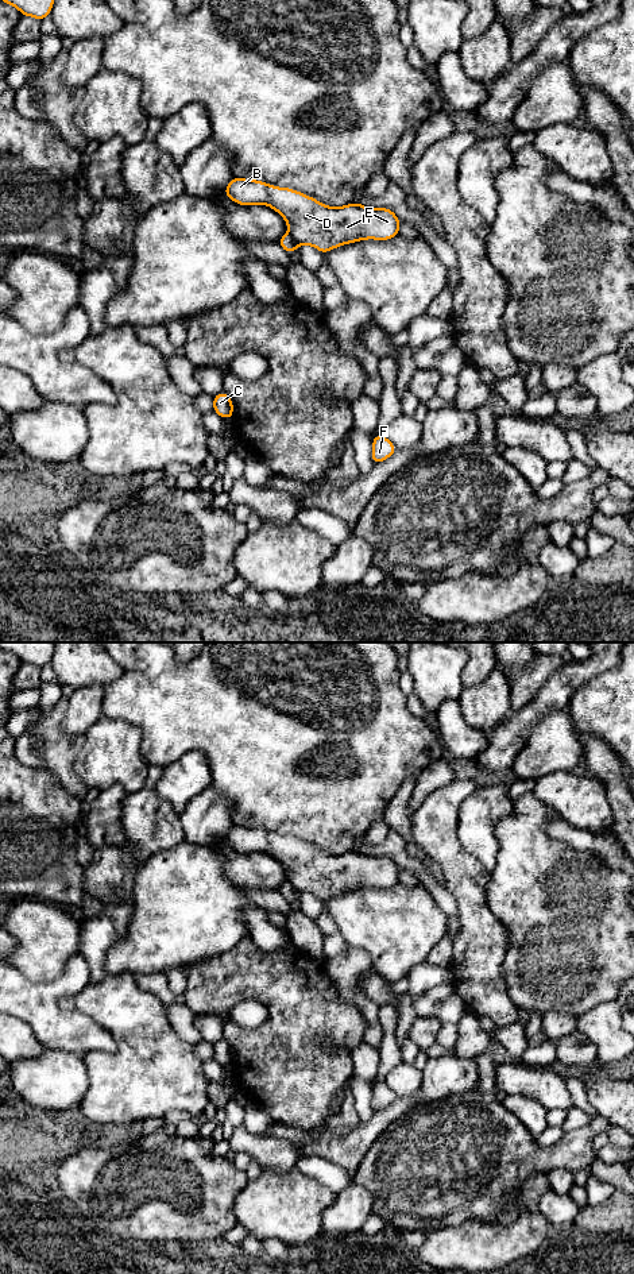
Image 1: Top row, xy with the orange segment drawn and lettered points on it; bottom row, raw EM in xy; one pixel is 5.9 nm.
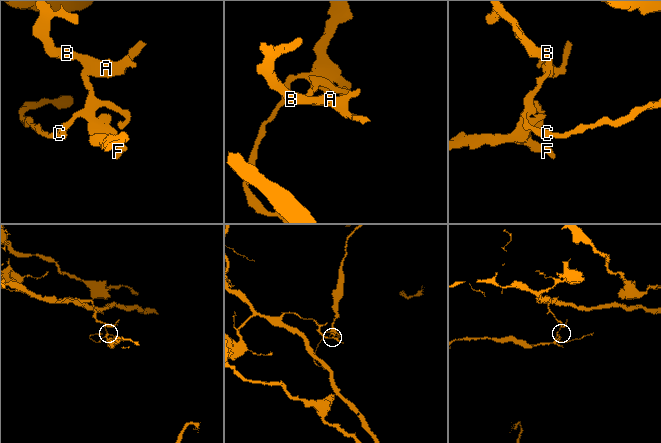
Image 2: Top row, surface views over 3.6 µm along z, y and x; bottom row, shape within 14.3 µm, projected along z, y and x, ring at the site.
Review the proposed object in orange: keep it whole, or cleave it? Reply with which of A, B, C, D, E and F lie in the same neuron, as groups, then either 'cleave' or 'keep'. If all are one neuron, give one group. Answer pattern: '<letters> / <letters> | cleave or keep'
A B D E / C F | cleave

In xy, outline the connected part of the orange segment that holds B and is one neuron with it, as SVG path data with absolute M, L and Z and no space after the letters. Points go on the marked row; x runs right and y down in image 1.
M233 177L224 193L243 206L272 208L285 219L298 246L312 246L322 254L360 240L390 240L402 223L388 208L367 208L355 201L333 208L298 190L258 179Z

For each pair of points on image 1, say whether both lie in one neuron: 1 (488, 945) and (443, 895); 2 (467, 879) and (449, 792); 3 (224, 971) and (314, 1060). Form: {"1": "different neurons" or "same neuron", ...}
{"1": "different neurons", "2": "same neuron", "3": "same neuron"}

